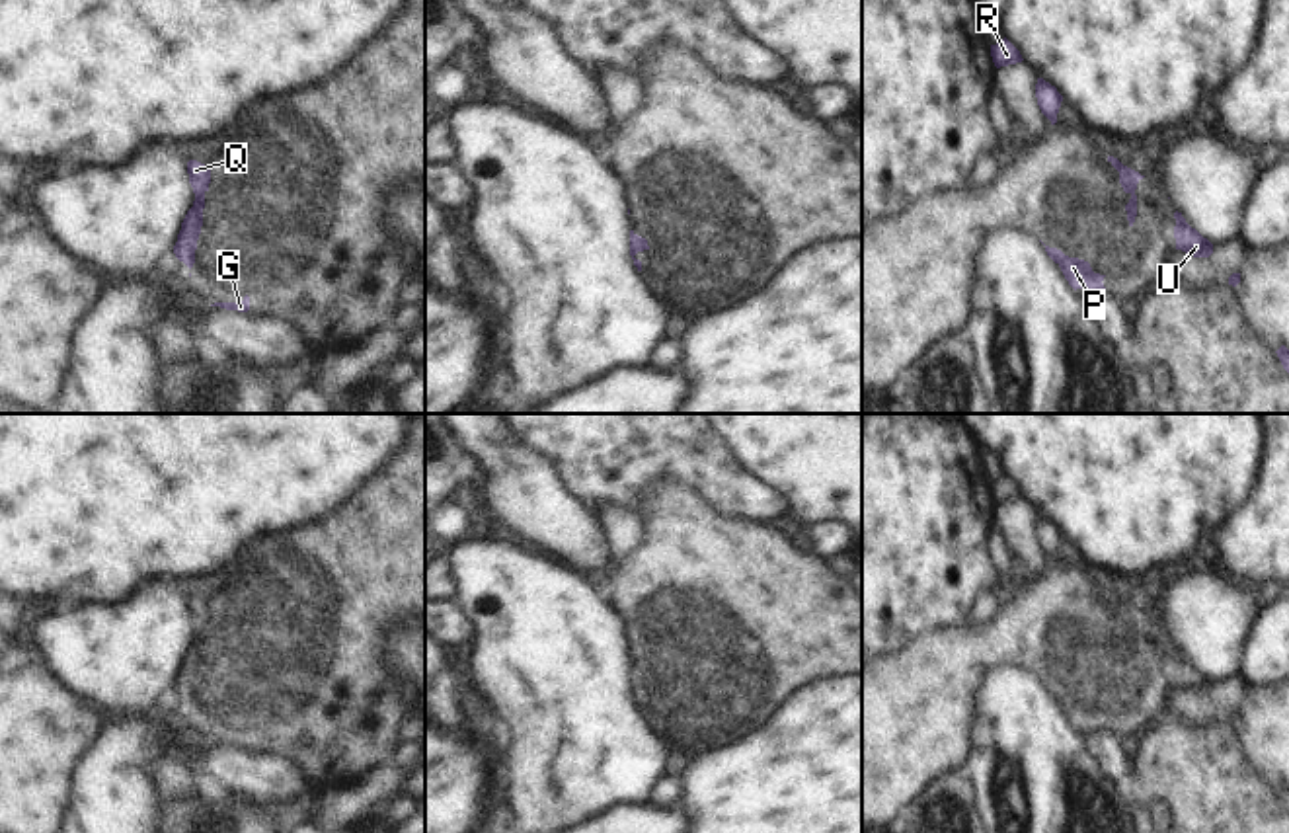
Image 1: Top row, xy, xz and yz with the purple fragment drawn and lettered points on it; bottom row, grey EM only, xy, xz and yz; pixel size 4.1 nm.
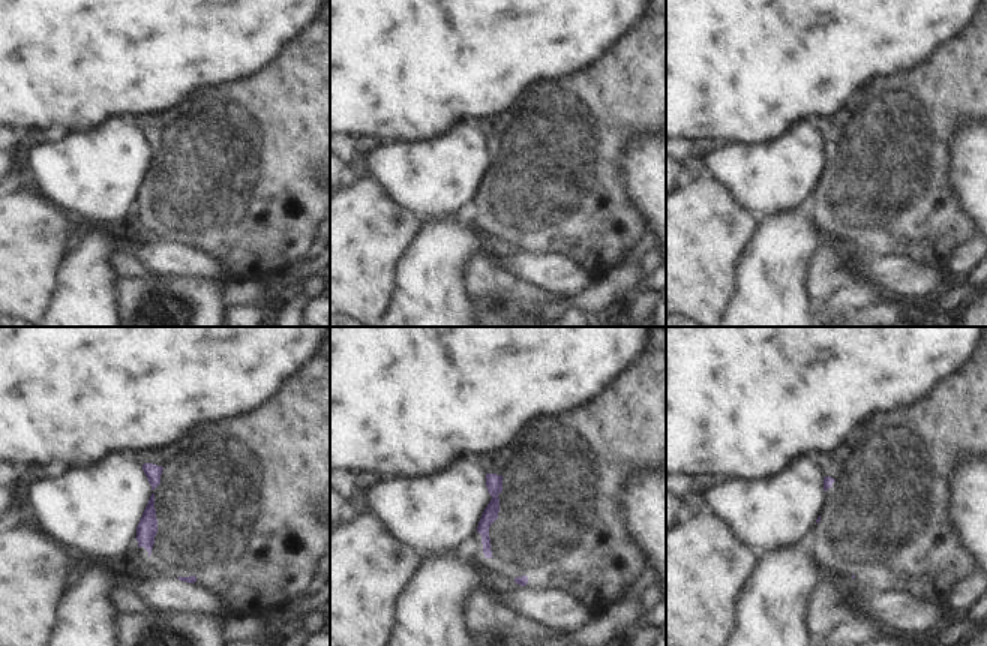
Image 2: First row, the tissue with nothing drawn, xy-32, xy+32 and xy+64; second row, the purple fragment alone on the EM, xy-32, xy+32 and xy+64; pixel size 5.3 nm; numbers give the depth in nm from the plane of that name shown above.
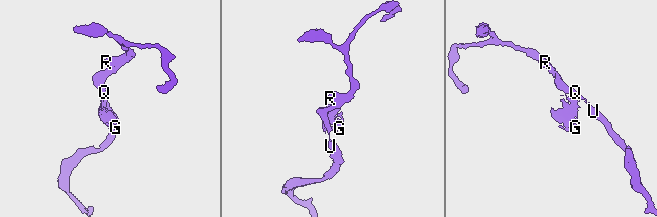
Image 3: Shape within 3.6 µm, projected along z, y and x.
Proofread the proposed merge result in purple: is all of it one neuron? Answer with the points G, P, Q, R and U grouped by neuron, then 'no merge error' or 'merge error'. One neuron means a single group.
groups G P / Q R U; merge error

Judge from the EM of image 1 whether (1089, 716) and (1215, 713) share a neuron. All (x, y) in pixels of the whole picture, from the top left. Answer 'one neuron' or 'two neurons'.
two neurons

